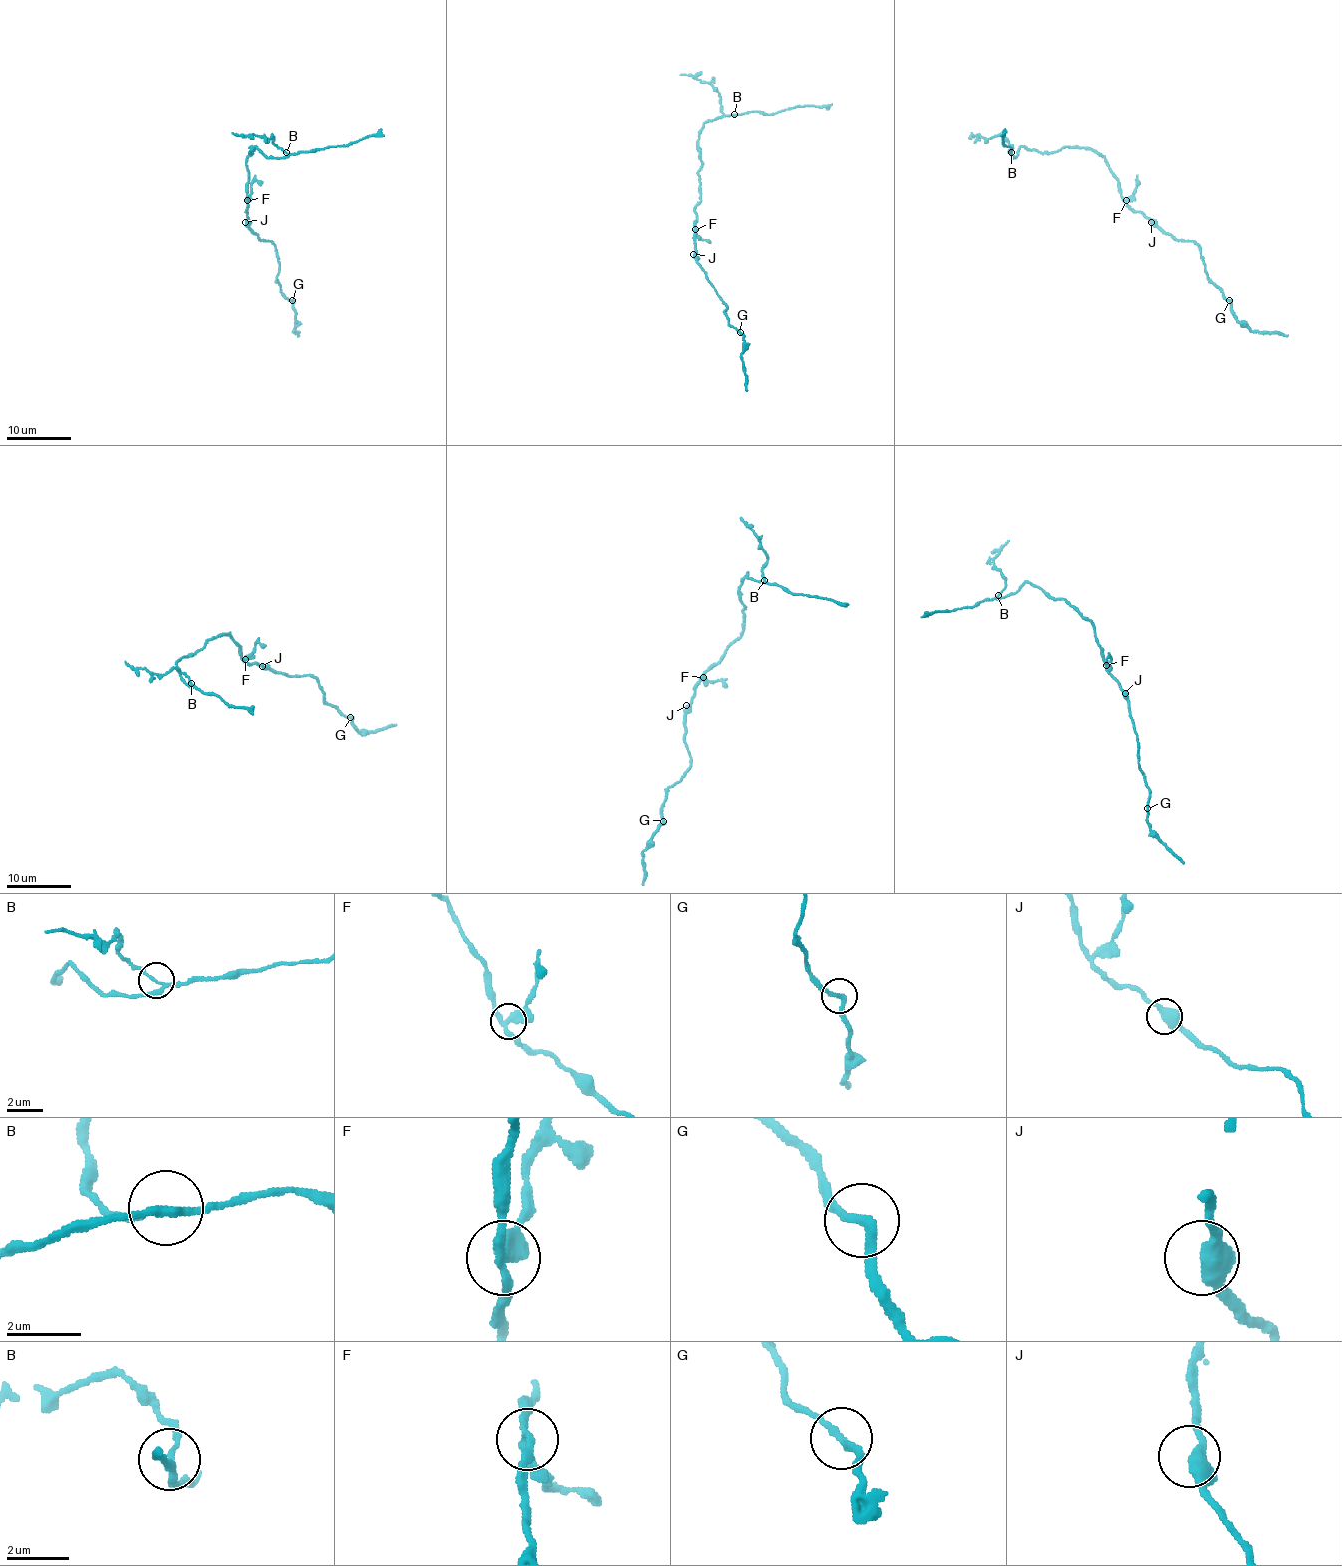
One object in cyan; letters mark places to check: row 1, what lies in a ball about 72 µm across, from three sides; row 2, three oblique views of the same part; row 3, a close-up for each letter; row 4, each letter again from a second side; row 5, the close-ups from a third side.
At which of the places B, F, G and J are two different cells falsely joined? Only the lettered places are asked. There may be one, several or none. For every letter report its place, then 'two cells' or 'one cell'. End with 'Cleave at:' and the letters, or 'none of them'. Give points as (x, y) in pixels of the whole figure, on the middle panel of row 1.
B: (734, 114) | two cells
F: (695, 229) | two cells
G: (740, 332) | one cell
J: (693, 254) | one cell
Cleave at: B, F

